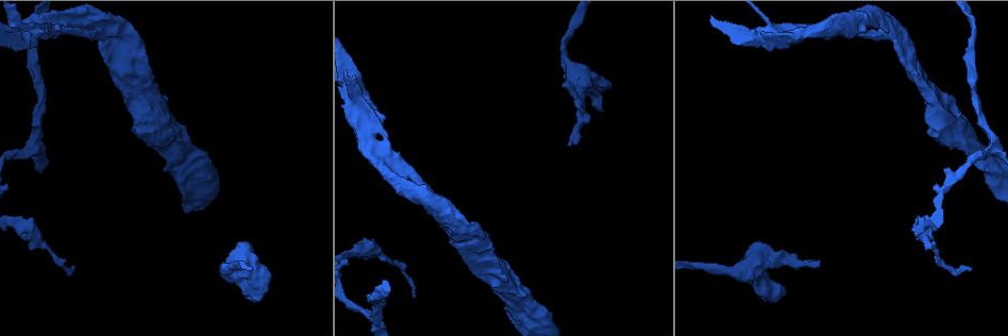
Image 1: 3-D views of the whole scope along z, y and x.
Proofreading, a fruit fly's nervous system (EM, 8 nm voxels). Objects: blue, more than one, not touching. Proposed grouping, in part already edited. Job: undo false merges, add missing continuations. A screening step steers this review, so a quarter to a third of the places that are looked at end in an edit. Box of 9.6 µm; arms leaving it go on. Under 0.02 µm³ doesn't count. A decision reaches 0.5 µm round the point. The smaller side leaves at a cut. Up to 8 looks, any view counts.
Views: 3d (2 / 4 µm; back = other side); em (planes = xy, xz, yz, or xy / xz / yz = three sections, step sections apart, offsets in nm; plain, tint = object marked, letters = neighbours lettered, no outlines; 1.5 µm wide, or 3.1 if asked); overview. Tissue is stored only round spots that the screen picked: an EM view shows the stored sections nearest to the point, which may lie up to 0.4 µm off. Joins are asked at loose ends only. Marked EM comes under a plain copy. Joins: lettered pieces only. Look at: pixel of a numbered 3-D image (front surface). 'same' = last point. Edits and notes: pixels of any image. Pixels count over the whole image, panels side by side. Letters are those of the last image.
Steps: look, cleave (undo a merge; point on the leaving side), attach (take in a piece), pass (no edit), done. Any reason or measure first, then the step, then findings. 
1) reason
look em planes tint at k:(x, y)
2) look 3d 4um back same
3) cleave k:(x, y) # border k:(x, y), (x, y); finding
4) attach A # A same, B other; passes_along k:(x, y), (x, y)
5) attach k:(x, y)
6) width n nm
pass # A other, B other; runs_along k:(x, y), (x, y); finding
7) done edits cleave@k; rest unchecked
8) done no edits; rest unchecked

thick turns thin
look em planes letters at 1:(930, 94)

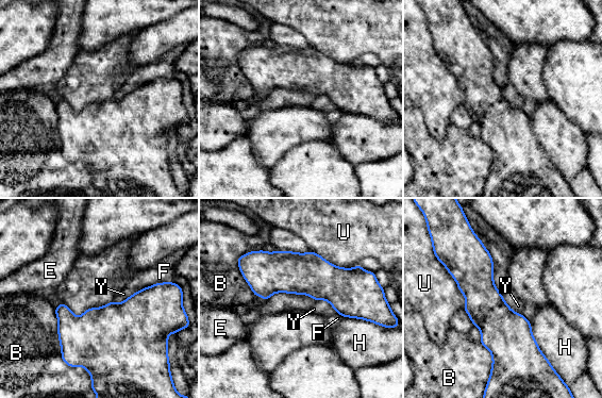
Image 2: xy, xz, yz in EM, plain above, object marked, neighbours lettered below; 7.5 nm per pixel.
width 550 nm
pass # B other, E other, F other, H other, U other, Y other; runs_along 2:(248, 277), (316, 277), (357, 315); one neuron here

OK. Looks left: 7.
abrupt turn
look 3d 2um at 1:(36, 149)

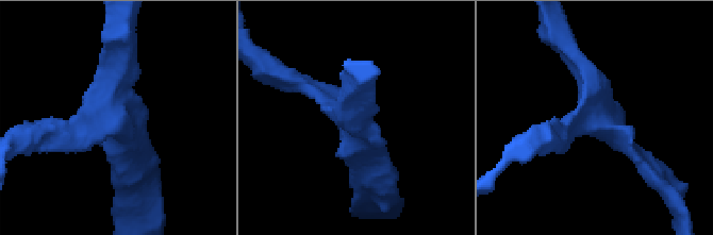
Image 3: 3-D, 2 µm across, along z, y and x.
arms 3; arm_widths 160, 190, 200 nm; now the EM
look em xz step 4 tint at 3:(113, 117)

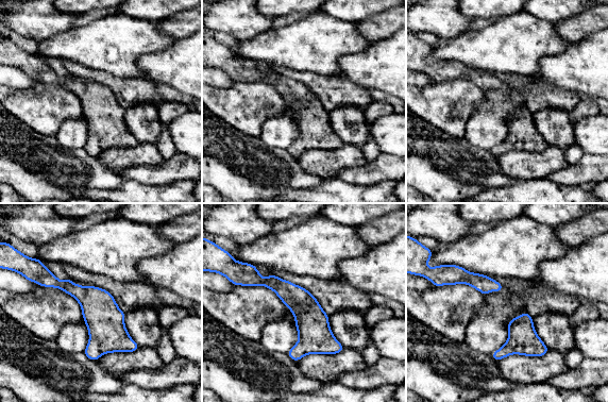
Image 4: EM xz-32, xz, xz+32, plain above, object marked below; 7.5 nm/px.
look em planes letters same

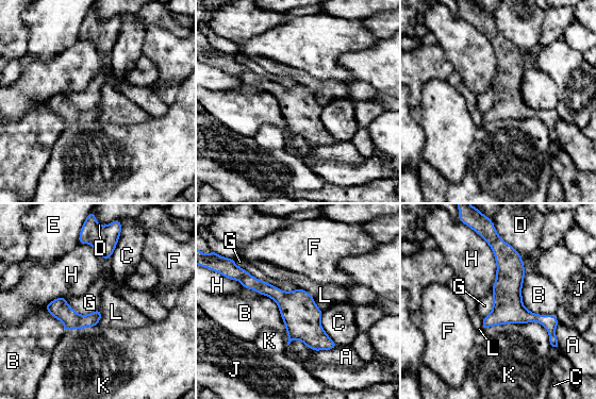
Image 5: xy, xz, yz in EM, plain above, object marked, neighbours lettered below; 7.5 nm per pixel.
pass # A other, B other, C other, D other, E other, F other, G other, H other, J other, K other, L other; one neuron here

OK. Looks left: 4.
branch stops here
look em planes letters at 1:(781, 292)

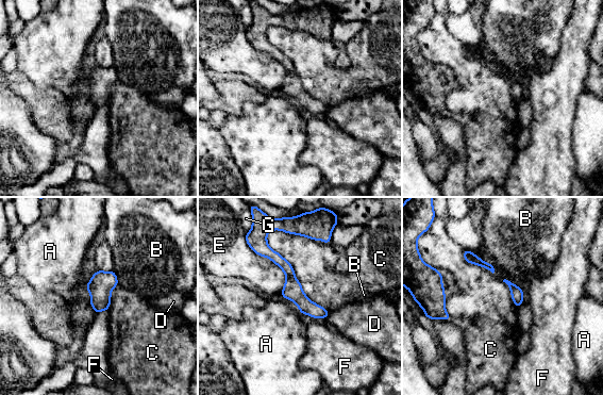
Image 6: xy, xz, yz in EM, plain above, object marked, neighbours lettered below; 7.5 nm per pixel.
longest_contact C 750 nm
pass # A other, B other, C other, D other, E other, F other, G other; border 6:(267, 233), (304, 294), (329, 311); no lettered piece goes on from it

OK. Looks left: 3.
done no edits; rest unchecked

